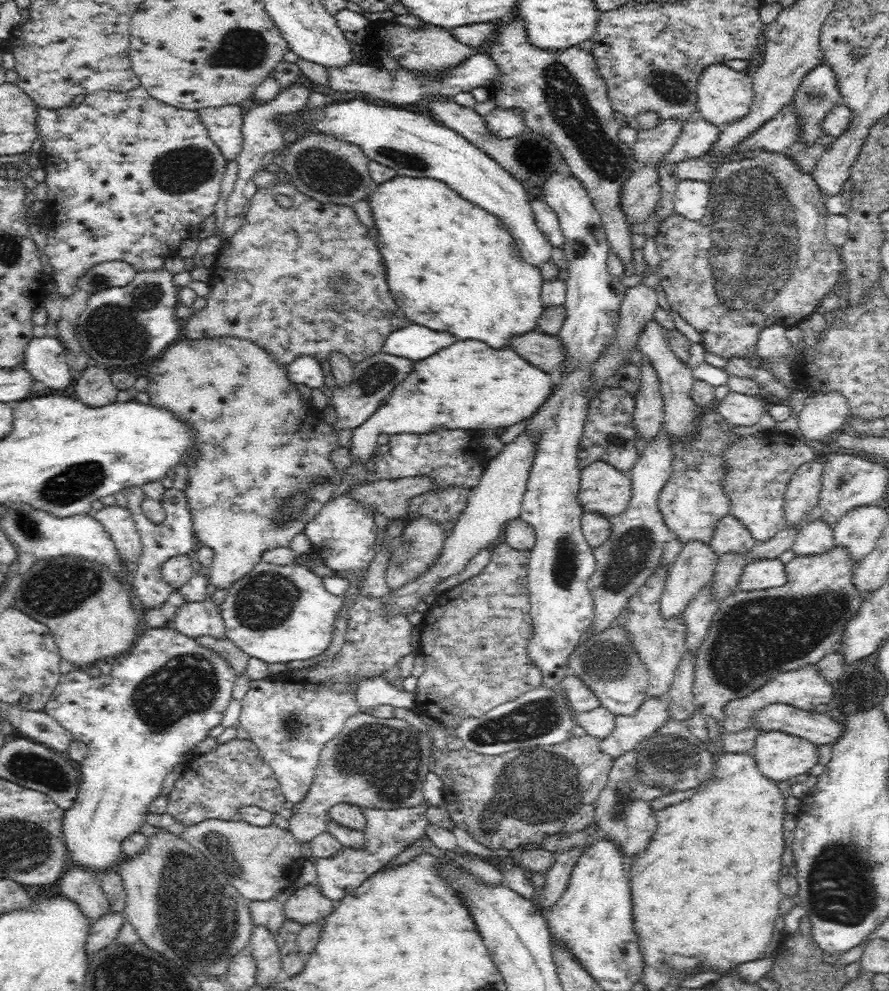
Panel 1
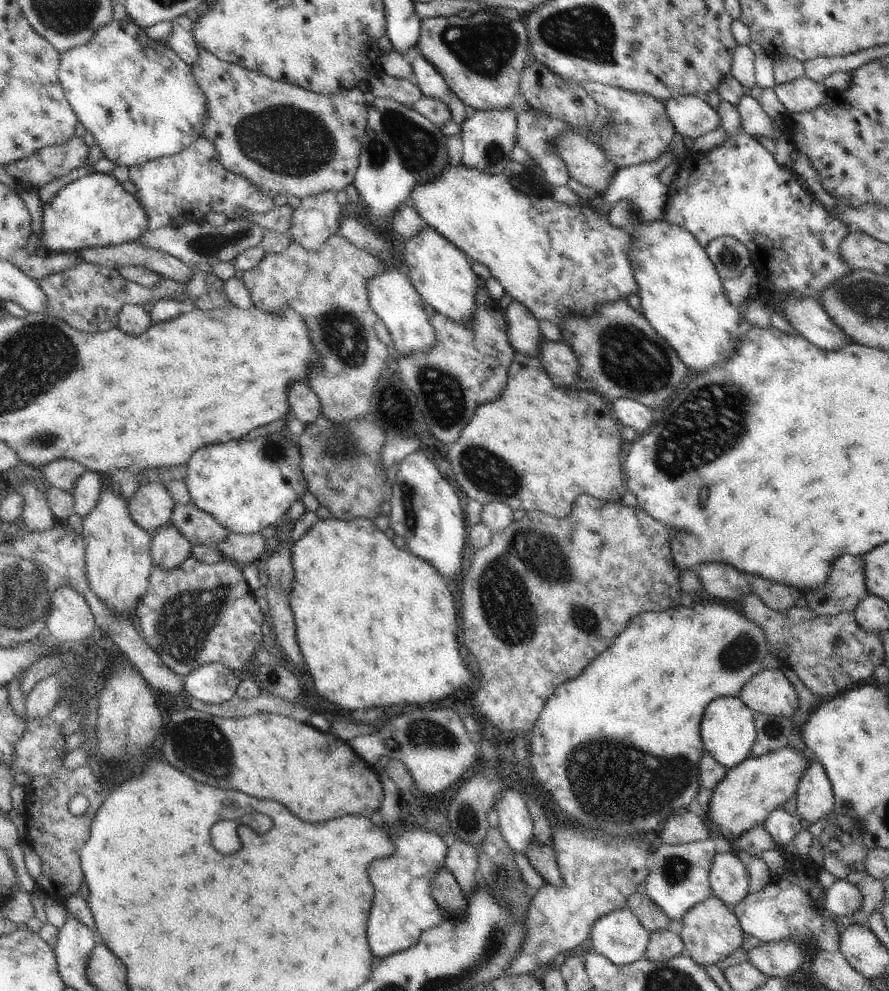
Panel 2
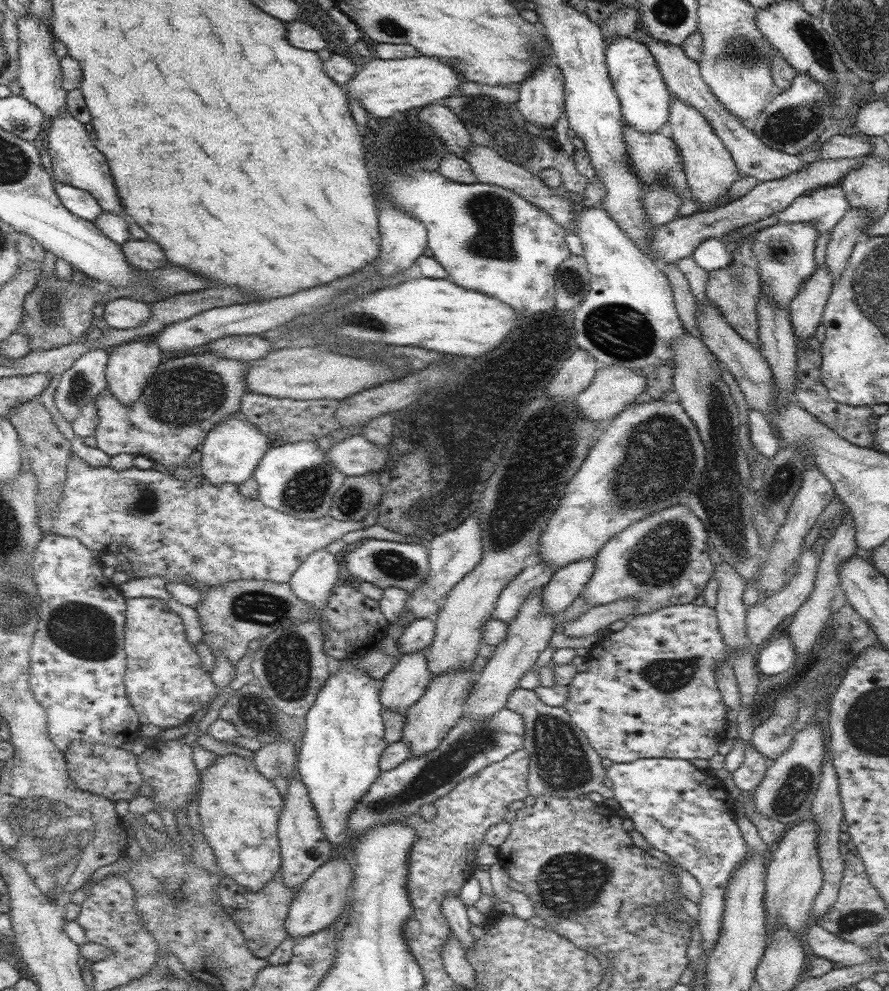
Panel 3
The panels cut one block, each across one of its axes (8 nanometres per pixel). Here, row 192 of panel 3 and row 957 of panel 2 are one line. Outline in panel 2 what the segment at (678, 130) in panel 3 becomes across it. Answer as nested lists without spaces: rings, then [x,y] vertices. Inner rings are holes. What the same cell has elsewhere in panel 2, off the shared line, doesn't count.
[[[713,894],[688,909],[682,919],[682,926],[680,936],[685,946],[685,953],[702,968],[704,965],[715,965],[717,962],[728,958],[742,946],[744,931],[740,926],[740,921],[732,912],[732,908],[725,905]]]

